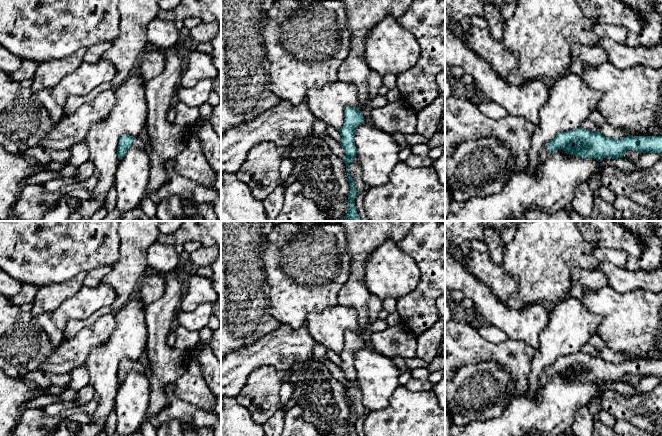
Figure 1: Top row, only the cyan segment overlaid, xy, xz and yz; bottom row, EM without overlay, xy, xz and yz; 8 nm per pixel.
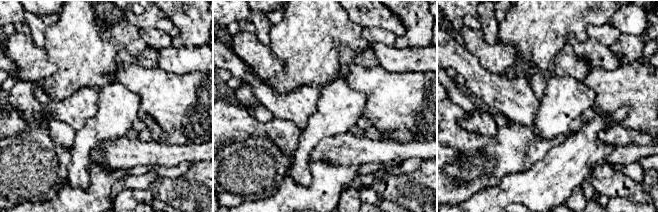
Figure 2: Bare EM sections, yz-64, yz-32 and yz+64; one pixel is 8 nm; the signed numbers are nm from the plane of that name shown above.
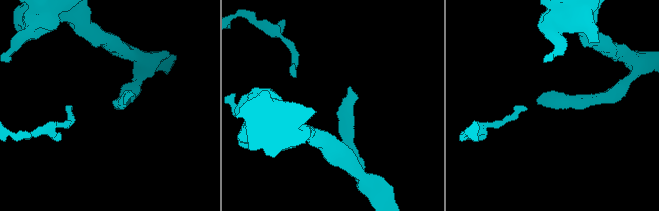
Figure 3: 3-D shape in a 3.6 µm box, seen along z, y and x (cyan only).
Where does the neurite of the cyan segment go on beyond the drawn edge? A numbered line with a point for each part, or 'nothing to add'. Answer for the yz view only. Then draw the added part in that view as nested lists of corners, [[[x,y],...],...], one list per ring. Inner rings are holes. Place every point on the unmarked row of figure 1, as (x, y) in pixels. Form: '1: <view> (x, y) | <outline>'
1: yz (544, 377) | [[[547,366],[540,375],[540,386],[544,385],[551,379],[552,377],[549,375],[549,366]]]

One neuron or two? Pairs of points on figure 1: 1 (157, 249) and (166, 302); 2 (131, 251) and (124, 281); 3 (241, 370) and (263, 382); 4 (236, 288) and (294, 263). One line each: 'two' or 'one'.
1: two
2: one
3: two
4: two

